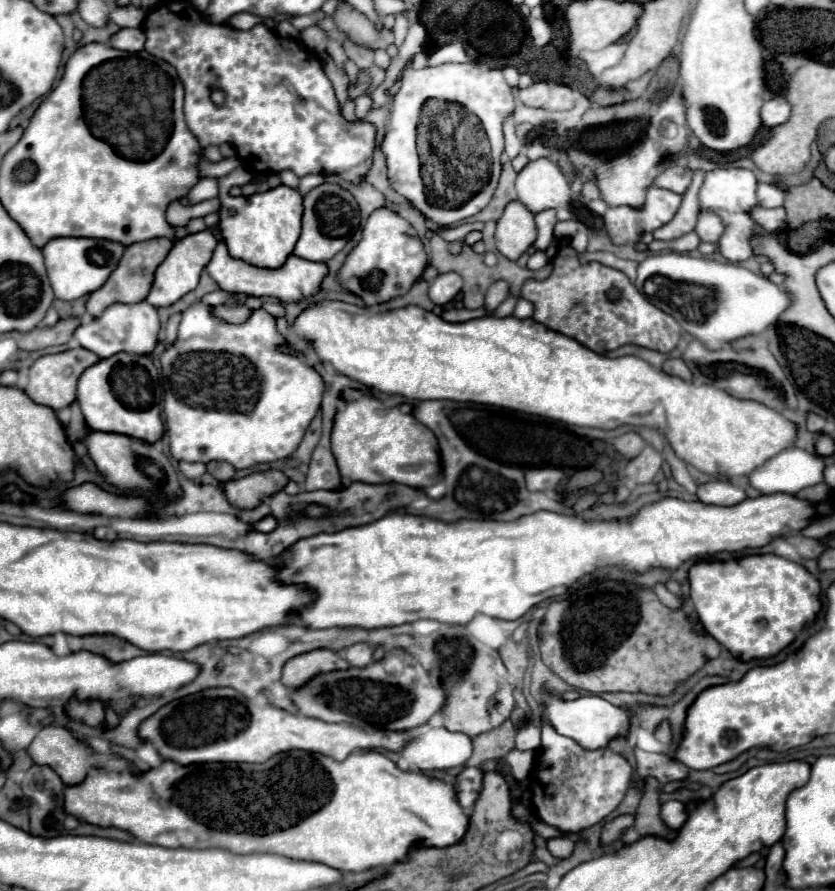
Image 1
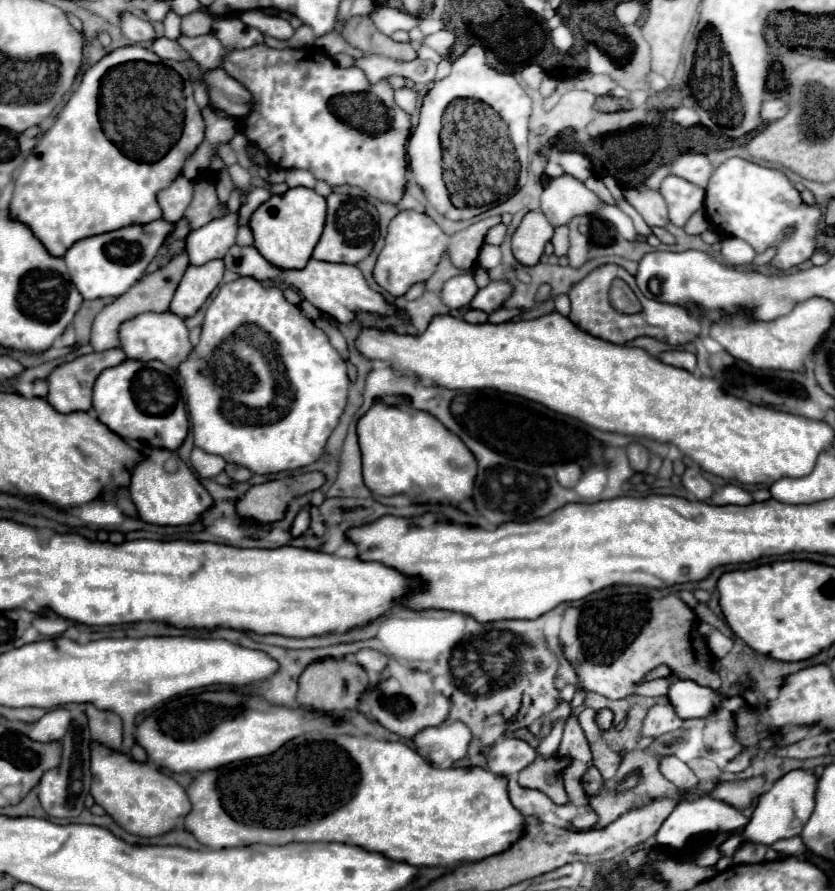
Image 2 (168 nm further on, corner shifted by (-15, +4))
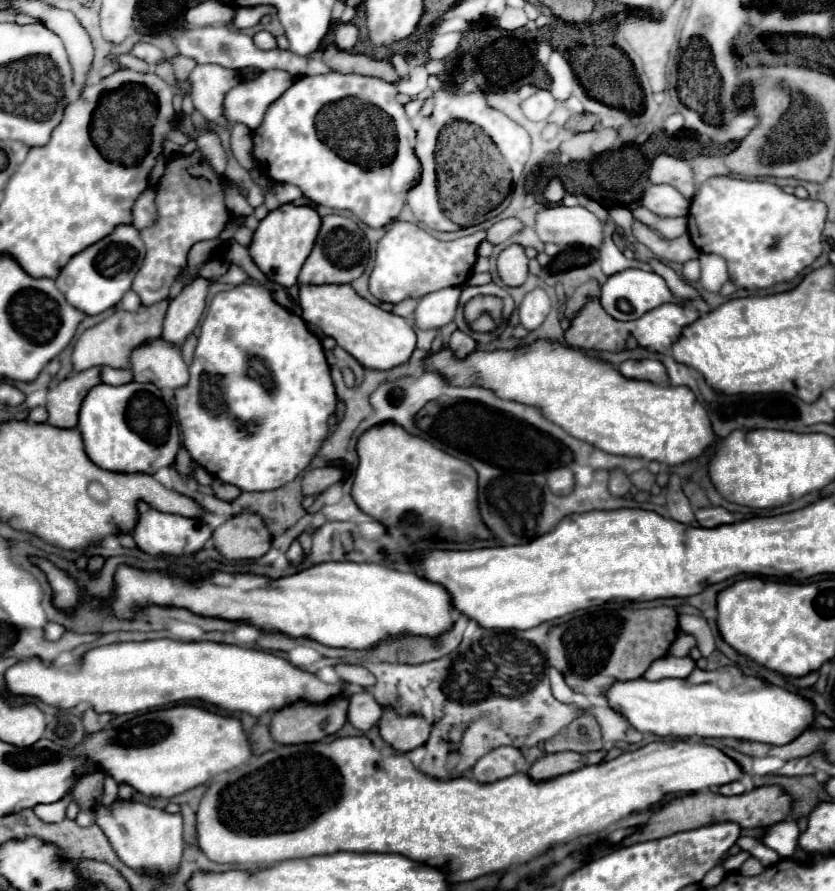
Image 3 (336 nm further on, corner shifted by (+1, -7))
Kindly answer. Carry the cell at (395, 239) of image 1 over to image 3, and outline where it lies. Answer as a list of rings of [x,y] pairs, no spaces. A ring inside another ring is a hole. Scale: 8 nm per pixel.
[[[394,221],[386,235],[378,241],[376,265],[370,275],[370,293],[380,301],[396,305],[404,299],[420,299],[422,295],[444,287],[460,287],[472,273],[476,263],[476,249],[484,237],[486,231],[478,231],[458,241],[438,241],[416,223]]]

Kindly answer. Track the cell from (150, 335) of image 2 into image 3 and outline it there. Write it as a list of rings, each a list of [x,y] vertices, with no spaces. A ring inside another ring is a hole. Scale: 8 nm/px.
[[[154,339],[132,351],[134,381],[152,381],[158,389],[180,389],[188,385],[188,365],[182,361],[180,349]]]

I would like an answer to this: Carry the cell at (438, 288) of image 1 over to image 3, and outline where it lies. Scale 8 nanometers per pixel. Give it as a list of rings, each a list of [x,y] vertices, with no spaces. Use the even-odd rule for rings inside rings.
[[[446,287],[434,293],[424,295],[418,301],[414,323],[418,329],[440,329],[448,325],[454,319],[456,307],[458,307],[460,287]]]

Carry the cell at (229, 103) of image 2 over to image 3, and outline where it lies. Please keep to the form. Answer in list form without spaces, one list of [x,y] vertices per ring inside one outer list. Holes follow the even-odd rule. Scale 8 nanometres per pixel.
[[[272,69],[250,81],[242,81],[228,91],[224,99],[224,115],[232,125],[246,123],[250,129],[258,129],[268,105],[272,105],[272,101],[276,101],[276,97],[280,97],[288,85],[292,85],[292,81],[294,77],[280,69]]]

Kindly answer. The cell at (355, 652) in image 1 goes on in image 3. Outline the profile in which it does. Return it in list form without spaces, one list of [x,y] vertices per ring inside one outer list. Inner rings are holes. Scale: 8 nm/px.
[[[340,663],[334,667],[338,677],[348,683],[350,687],[356,687],[356,689],[370,689],[374,687],[376,683],[376,677],[362,665],[346,665],[346,663]]]

